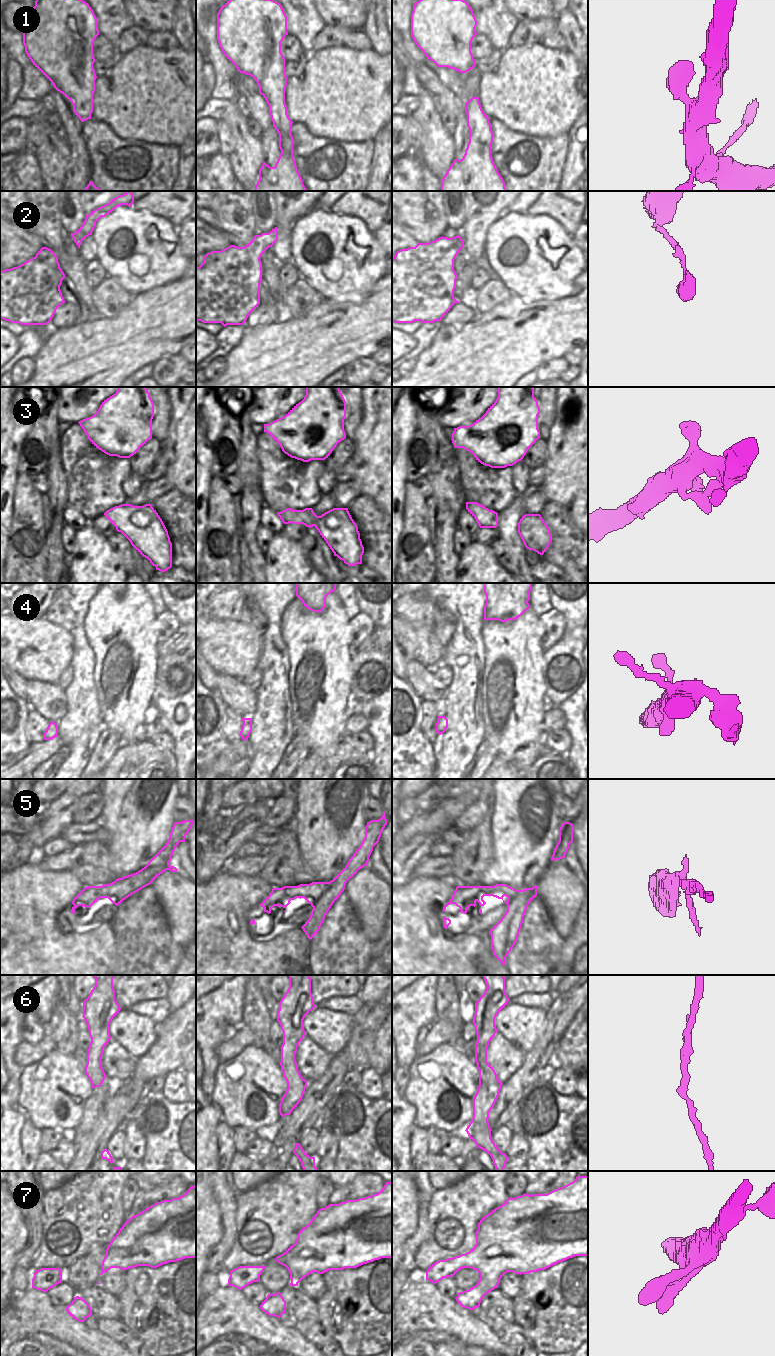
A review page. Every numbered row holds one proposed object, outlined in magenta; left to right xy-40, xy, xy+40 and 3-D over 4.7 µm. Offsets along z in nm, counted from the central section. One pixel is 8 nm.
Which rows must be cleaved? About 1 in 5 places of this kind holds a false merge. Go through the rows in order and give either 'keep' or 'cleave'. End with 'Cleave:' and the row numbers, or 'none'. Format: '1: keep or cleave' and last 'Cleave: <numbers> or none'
1: keep
2: keep
3: keep
4: keep
5: keep
6: keep
7: keep
Cleave: none

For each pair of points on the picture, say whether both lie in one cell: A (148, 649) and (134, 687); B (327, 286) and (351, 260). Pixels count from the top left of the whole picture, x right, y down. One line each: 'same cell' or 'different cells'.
A: same cell
B: same cell

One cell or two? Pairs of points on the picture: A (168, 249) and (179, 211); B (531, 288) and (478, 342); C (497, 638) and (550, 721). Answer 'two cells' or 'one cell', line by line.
A: two cells
B: two cells
C: two cells

